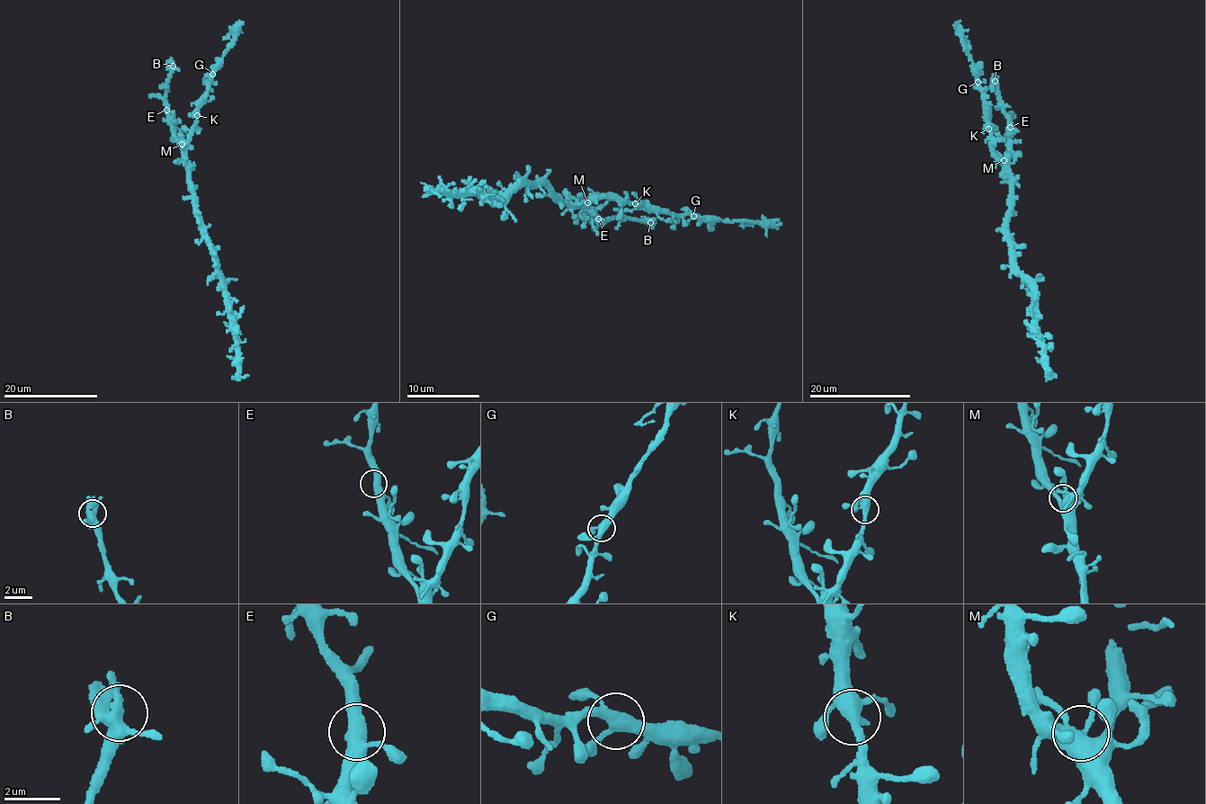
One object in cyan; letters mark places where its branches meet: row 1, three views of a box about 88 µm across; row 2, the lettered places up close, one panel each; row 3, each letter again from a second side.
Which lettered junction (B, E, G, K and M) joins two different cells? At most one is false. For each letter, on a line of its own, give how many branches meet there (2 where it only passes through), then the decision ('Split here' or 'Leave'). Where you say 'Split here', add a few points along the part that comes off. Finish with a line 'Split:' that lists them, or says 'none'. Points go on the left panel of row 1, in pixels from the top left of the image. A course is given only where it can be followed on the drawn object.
B: Branches: 4. Leave
E: Branches: 3. Leave
G: Branches: 4. Leave
K: Branches: 4. Leave
M: Branches: 4. Leave
Split: none

